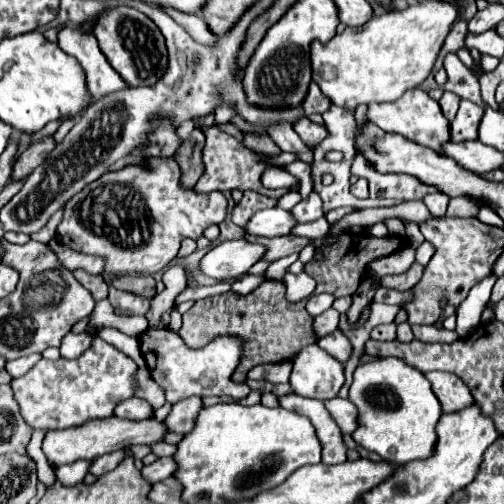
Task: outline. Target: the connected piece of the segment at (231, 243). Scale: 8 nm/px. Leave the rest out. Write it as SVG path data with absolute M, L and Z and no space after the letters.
M224 240L212 246L200 260L200 272L216 280L234 280L244 276L260 260L264 246L246 240Z

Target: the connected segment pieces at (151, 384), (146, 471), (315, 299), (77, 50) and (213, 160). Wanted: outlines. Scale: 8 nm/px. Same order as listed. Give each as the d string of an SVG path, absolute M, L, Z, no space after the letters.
M138 368L136 374L134 374L134 380L136 380L134 396L146 400L146 402L152 406L152 414L150 414L150 418L154 418L154 412L166 404L166 400L164 400L164 392L162 392L160 386L150 378L150 372L148 372L146 368Z
M158 458L156 462L144 466L140 472L142 472L142 478L146 482L154 484L154 482L160 482L160 480L170 478L174 470L176 470L176 462L172 458Z
M316 294L316 296L310 296L310 300L306 304L306 310L312 316L318 316L318 314L326 312L332 306L332 302L334 302L334 298L330 294Z
M68 26L58 34L58 46L80 62L94 100L128 88L122 76L118 76L118 72L104 58L94 34L84 34L80 28Z
M212 124L204 130L206 136L206 146L204 146L204 174L200 176L200 180L196 182L194 190L196 192L212 192L212 190L232 190L232 188L240 188L240 190L256 190L260 194L266 194L270 198L280 198L280 190L268 190L262 186L262 174L268 168L274 168L272 162L268 162L262 154L246 148L240 140L236 140L234 136L226 134L220 130L218 124Z

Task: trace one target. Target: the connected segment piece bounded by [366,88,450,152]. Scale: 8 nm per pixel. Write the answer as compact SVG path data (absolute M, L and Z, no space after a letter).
M412 88L408 90L400 100L396 102L384 102L384 104L378 104L378 102L372 102L368 104L368 112L366 112L368 120L376 126L380 126L384 132L394 132L394 134L402 134L404 138L416 142L416 144L422 144L422 146L428 146L432 148L434 152L440 152L442 150L442 144L450 140L450 134L448 134L448 120L444 118L442 110L440 110L440 104L436 100L432 100L422 88Z

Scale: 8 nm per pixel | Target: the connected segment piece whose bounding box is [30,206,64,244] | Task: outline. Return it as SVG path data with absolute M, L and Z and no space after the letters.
M62 206L60 210L58 210L54 215L51 216L43 229L35 234L32 234L30 238L44 244L49 243L50 240L53 239L55 236L58 224L60 224L60 222L62 221L63 209L64 206Z

